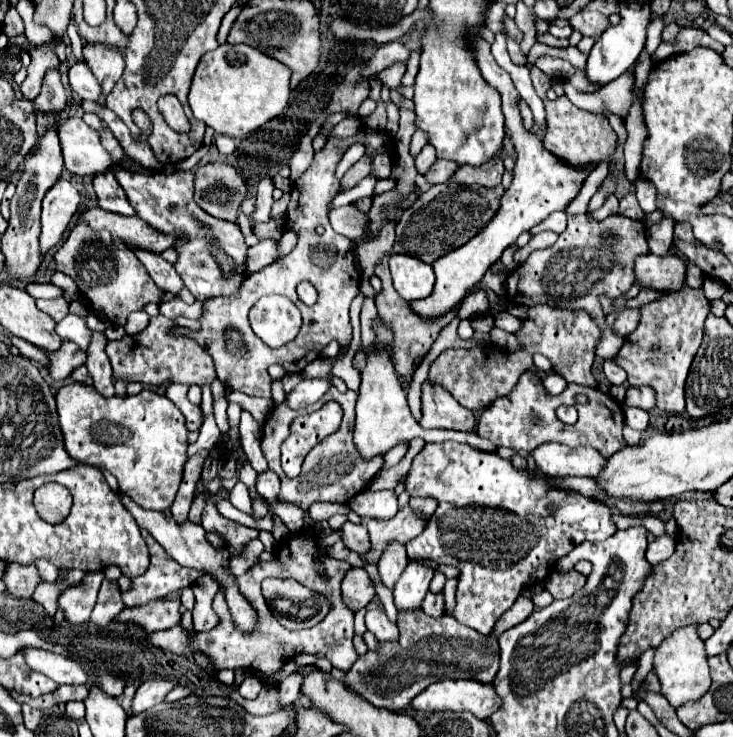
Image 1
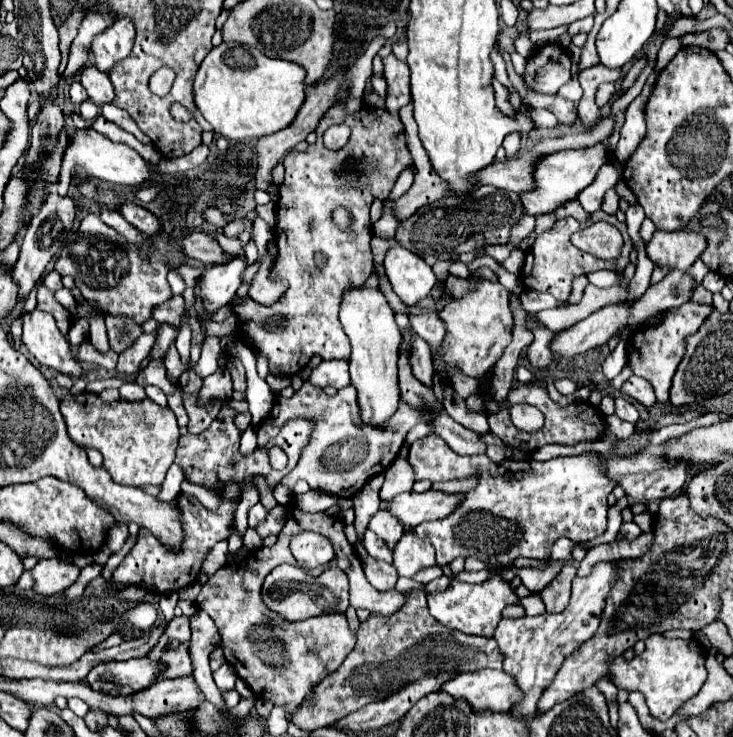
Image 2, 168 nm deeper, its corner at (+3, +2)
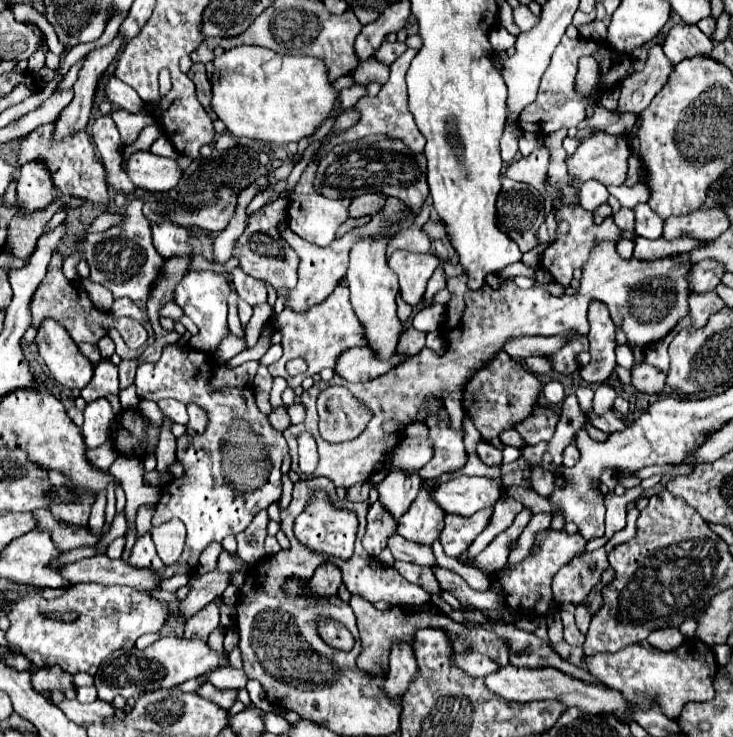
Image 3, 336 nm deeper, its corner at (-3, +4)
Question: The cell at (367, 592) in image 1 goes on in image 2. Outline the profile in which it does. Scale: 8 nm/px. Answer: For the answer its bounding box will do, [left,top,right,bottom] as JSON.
[263,565,349,621]

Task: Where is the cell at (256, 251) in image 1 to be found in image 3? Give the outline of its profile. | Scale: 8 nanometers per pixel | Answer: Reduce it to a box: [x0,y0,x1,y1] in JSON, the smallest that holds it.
[175,271,231,355]

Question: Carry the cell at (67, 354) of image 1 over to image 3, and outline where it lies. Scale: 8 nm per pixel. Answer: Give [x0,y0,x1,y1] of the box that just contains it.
[97,337,115,359]

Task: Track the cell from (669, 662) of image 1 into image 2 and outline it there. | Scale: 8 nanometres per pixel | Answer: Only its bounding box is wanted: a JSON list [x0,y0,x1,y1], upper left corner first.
[609,635,707,721]

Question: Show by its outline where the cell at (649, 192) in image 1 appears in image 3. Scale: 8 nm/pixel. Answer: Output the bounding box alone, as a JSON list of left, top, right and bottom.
[615,345,635,369]

